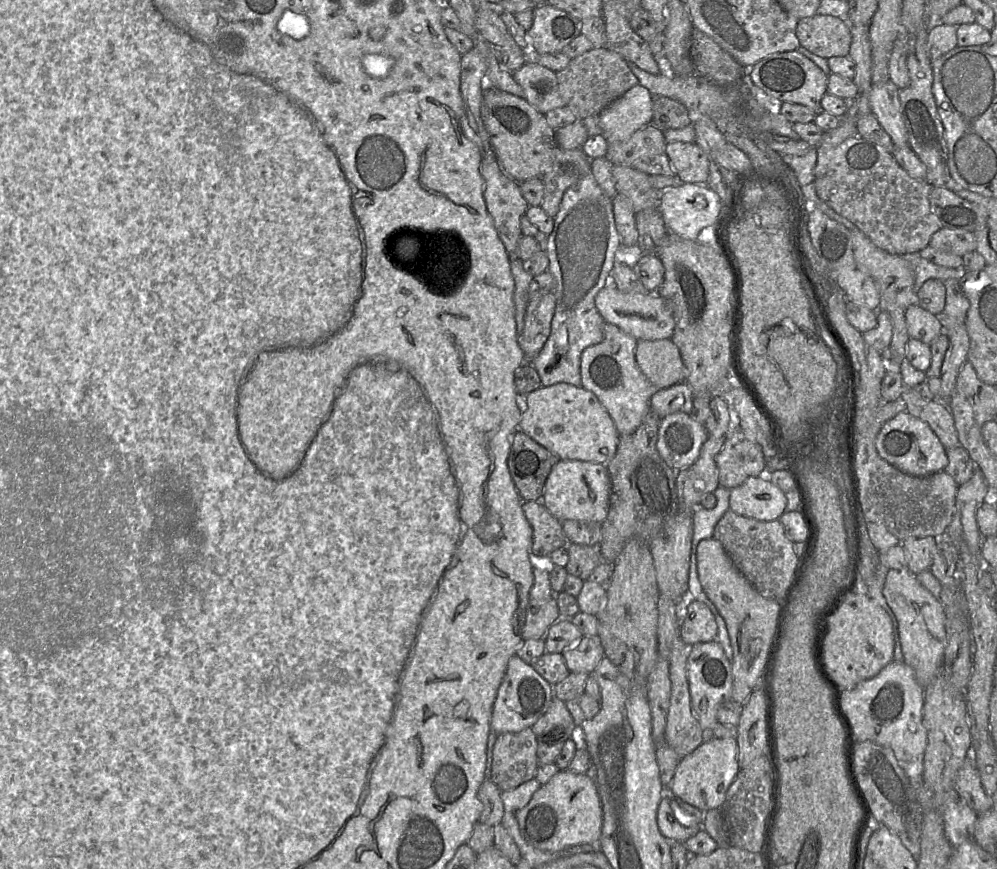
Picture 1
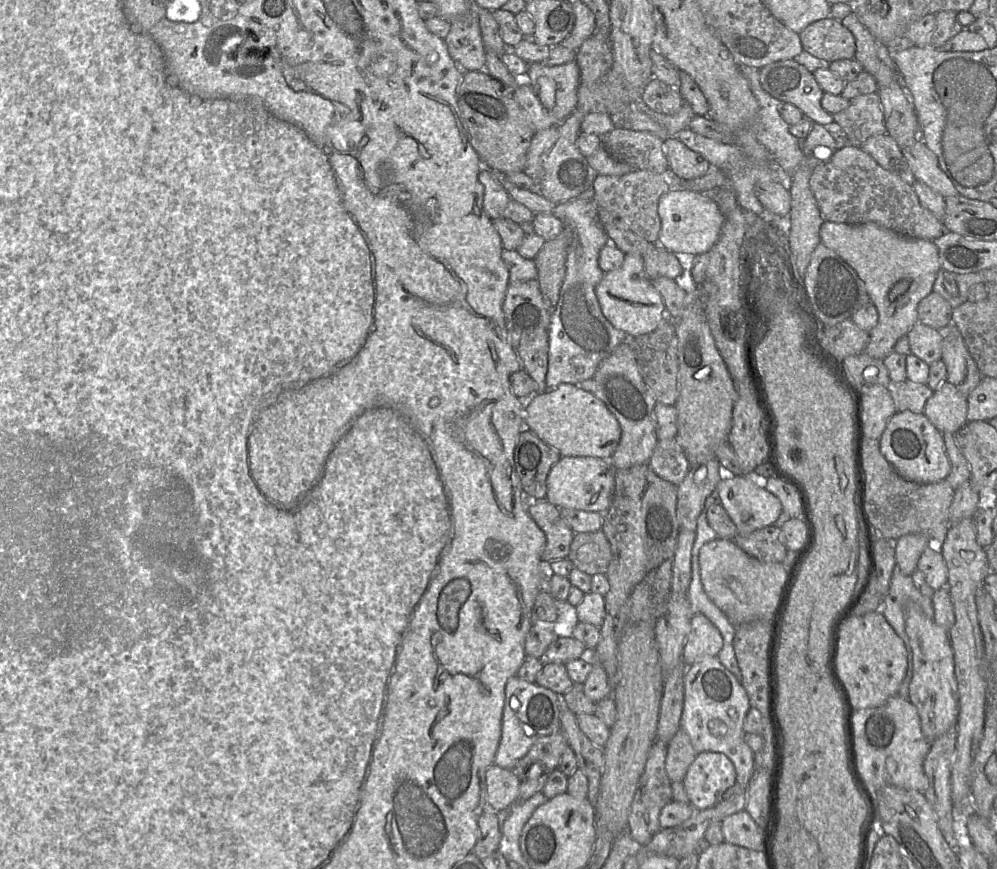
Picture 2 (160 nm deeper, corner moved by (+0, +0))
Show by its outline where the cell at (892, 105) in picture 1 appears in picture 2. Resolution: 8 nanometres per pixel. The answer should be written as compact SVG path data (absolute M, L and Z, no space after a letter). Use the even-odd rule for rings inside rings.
M918 139L910 147L902 147L902 154L916 180L929 186L942 197L959 195L953 183L939 166L937 156Z

